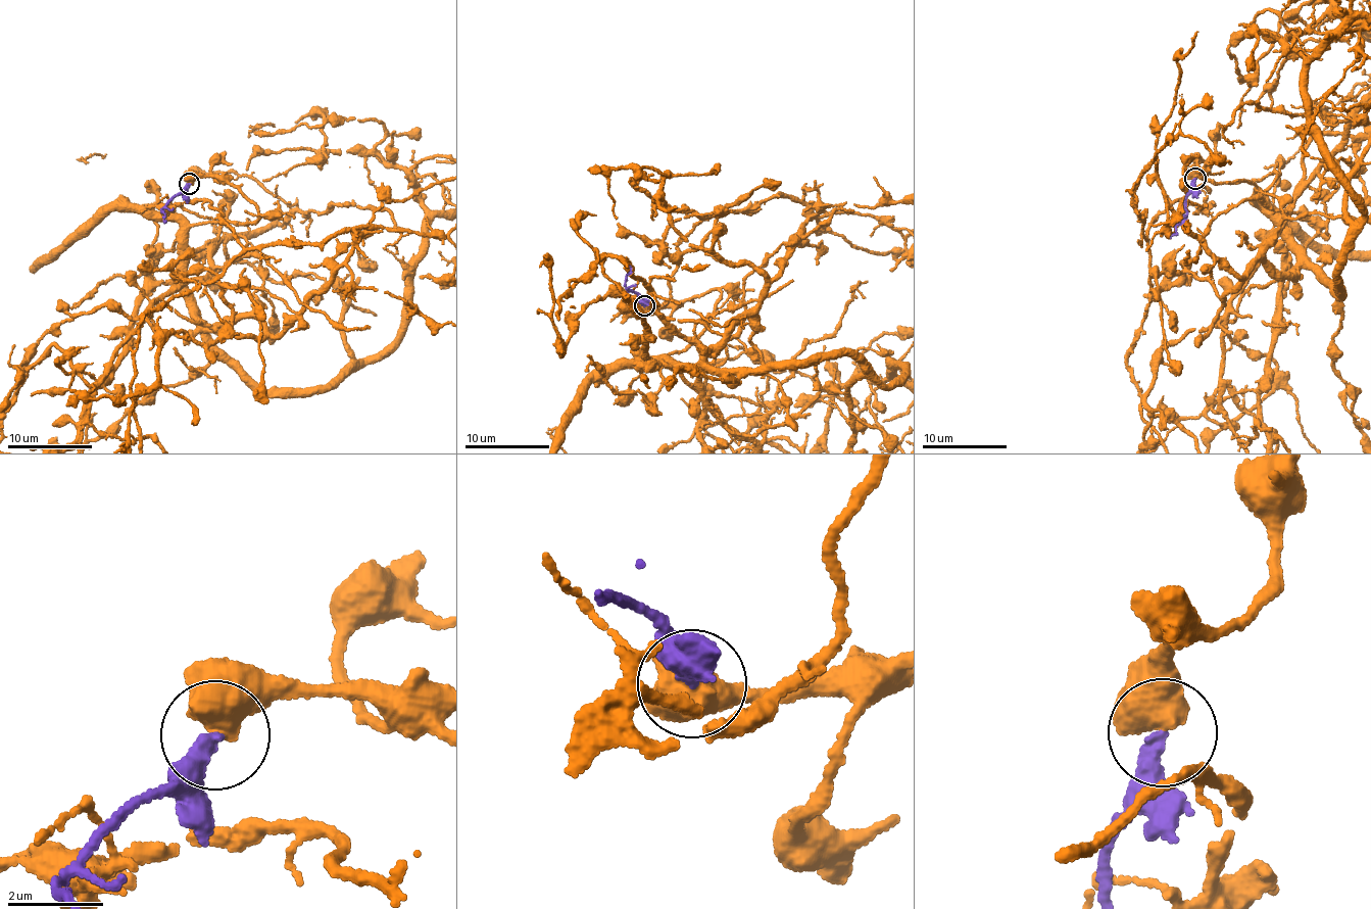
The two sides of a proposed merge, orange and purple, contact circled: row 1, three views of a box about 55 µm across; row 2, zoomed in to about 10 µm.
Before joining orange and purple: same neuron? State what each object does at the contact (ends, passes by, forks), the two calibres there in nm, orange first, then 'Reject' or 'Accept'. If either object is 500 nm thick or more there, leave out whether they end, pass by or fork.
Thickness 750 nm (orange) against 360 nm. Reject

